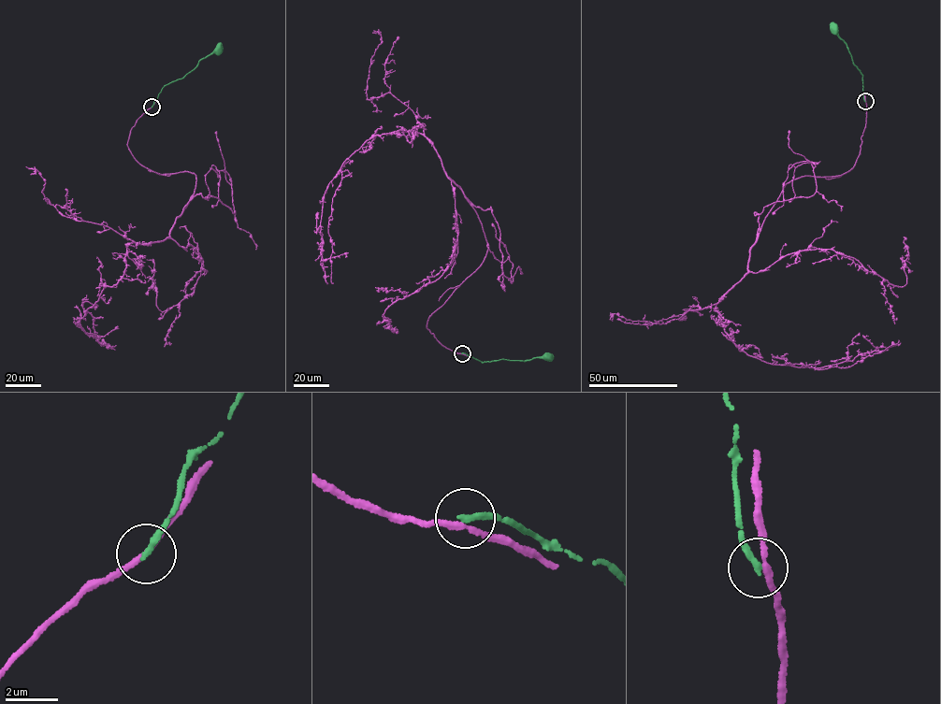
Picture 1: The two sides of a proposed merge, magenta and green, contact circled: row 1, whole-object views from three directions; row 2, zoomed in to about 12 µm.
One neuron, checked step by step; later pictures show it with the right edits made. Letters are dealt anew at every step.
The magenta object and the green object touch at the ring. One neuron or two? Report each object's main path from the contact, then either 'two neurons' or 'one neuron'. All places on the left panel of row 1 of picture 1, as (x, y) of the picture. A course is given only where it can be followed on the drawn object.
magenta via (152, 107), (127, 146), (195, 187), (169, 237), (128, 244), (123, 275), (87, 310), (101, 346), (116, 345) | green via (152, 107), (162, 88), (183, 78), (199, 60), (220, 49) | two neurons

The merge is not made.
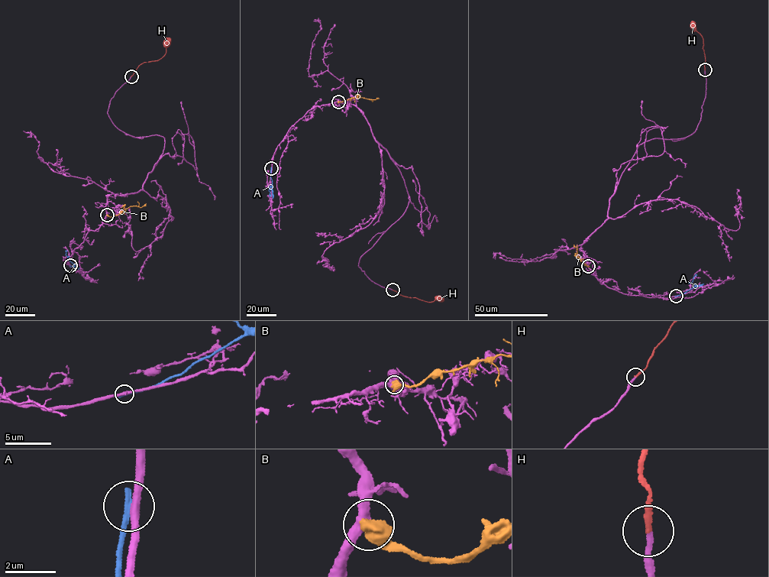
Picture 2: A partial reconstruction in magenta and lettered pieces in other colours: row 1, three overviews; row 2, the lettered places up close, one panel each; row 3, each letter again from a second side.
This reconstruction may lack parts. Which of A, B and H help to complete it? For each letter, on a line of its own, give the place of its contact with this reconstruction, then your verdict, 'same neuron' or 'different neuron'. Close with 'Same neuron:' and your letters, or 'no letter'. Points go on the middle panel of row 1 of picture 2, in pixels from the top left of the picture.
A: contact (271, 168); different neuron
B: contact (338, 102); different neuron
H: contact (392, 290); same neuron
Same neuron: H

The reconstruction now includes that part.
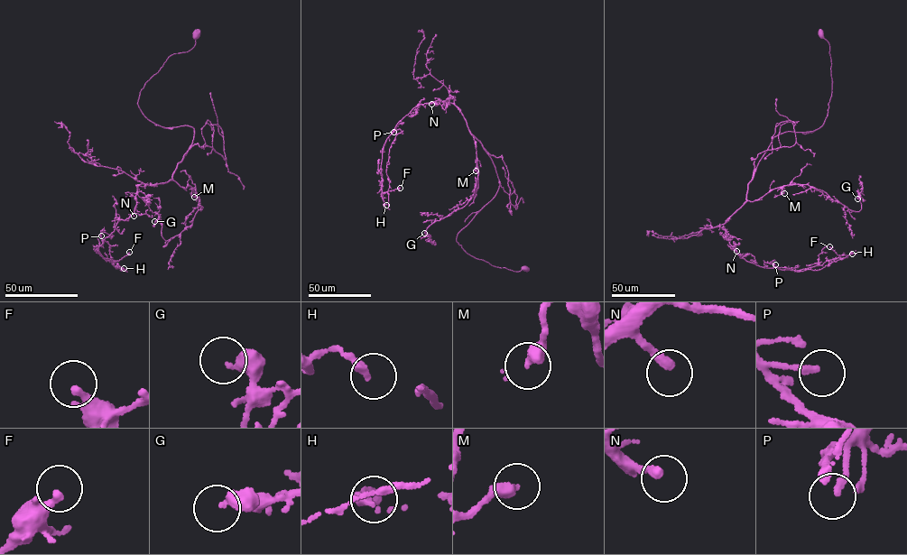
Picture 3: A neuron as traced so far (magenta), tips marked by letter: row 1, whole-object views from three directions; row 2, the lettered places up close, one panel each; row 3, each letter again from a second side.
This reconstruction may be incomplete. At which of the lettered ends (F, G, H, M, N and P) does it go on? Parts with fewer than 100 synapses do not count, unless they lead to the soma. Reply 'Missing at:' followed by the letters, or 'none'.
Missing at: N

